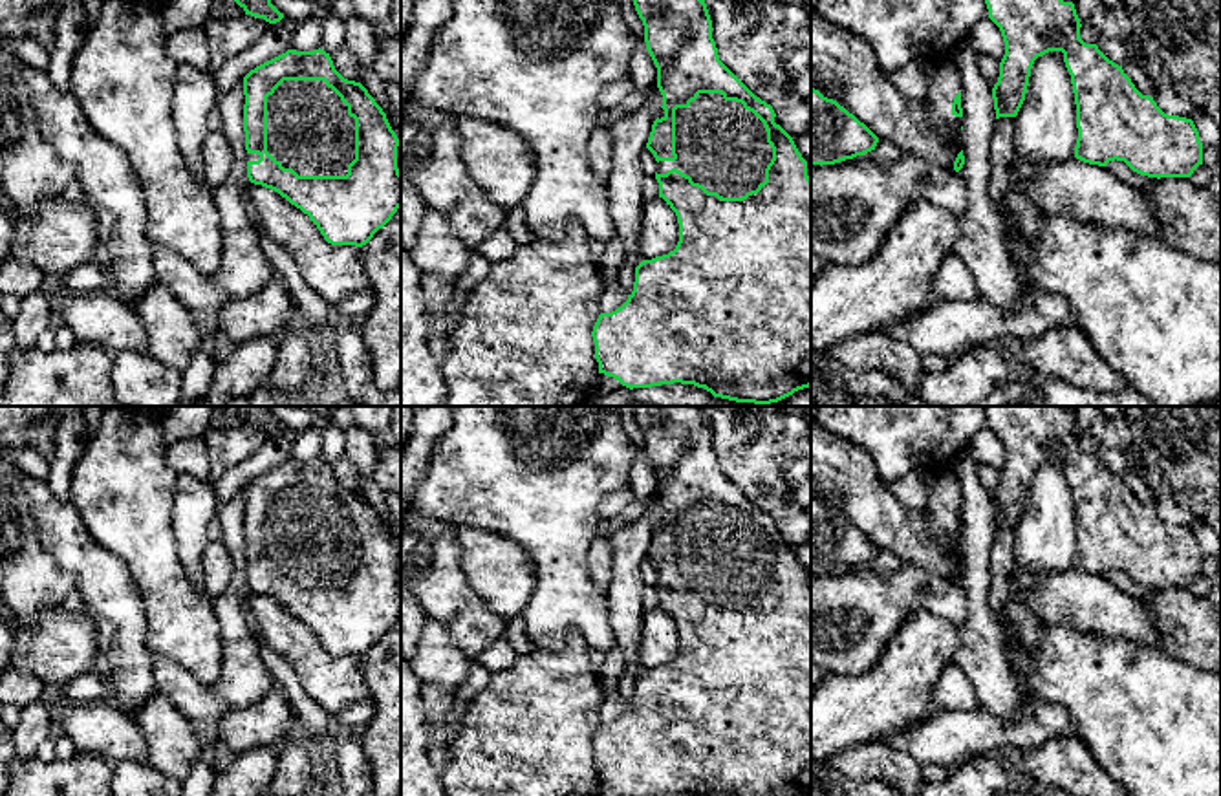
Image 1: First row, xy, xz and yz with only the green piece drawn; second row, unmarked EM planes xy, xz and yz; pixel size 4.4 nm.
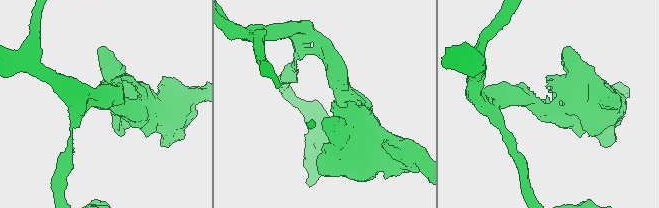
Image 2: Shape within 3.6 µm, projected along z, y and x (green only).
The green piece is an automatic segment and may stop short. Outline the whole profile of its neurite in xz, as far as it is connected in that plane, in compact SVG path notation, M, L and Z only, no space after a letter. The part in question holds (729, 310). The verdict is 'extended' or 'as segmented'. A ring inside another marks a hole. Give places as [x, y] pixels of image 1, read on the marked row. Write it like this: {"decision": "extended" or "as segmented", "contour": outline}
{"decision": "extended", "contour": "M633 0L633 5L644 26L646 49L657 68L657 88L663 95L663 106L652 124L646 148L657 161L659 198L677 216L679 242L668 254L643 260L635 267L633 291L628 300L615 311L599 315L591 331L599 373L617 379L630 390L681 382L736 403L778 403L811 386L811 177L807 176L807 161L793 137L780 126L773 106L756 97L719 60L705 0Z"}

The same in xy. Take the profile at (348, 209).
{"decision": "extended", "contour": "M324 49L286 53L256 66L243 77L243 132L247 150L247 177L278 192L317 225L331 245L366 245L401 207L401 172L397 146L386 113L355 81L344 79Z"}

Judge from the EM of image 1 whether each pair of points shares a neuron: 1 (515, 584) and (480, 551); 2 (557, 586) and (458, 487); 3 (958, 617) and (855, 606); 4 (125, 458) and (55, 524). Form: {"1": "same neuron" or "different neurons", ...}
{"1": "same neuron", "2": "same neuron", "3": "same neuron", "4": "different neurons"}

